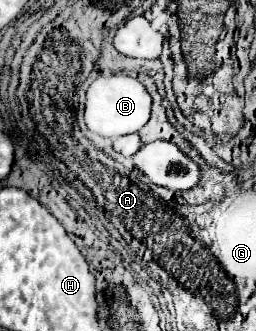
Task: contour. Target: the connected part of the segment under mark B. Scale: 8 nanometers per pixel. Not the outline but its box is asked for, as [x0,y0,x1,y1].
[85,73,151,137]

